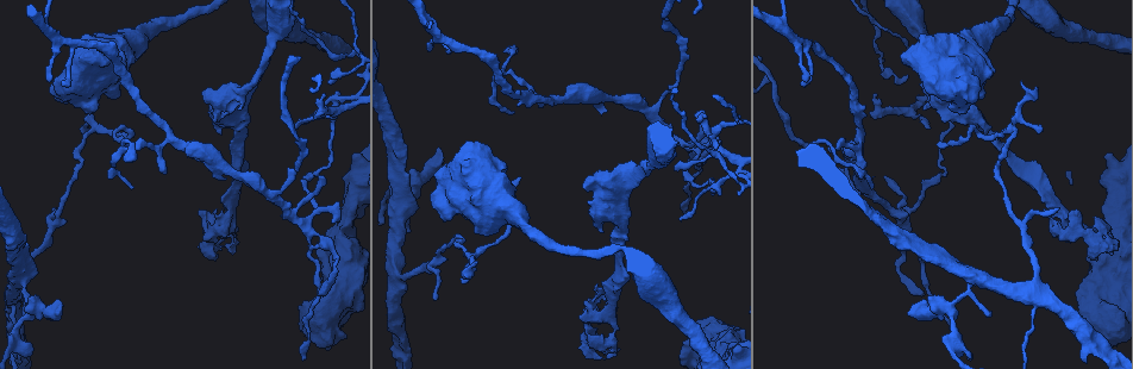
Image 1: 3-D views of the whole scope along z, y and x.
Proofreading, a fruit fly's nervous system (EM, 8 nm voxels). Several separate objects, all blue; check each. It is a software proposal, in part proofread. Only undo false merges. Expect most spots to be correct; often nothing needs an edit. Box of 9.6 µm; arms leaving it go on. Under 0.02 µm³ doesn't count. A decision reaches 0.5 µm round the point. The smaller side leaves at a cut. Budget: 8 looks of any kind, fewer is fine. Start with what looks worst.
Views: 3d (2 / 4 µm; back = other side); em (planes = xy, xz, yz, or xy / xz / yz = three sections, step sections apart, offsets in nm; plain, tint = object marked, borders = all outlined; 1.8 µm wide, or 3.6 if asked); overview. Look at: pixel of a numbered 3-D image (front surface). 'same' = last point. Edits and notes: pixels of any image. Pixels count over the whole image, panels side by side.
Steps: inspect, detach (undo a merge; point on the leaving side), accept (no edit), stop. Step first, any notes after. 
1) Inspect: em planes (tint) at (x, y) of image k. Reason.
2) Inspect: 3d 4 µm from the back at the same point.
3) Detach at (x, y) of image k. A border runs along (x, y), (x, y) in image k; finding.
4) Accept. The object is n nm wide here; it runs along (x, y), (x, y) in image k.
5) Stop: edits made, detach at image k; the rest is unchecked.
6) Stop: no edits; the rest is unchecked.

Inspect: 3d 4 µm at (90, 133) of image 1. Side arm on a straight run.

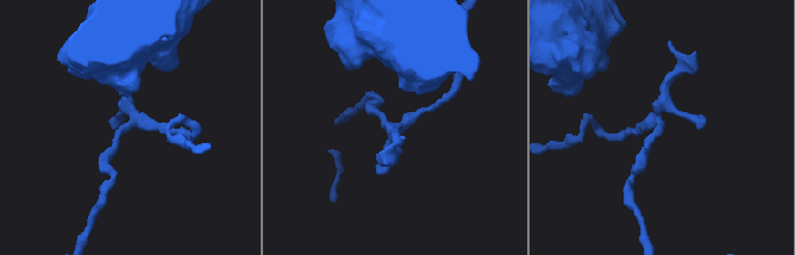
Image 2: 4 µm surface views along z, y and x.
Inspect: em yz step 16 (tint) at (660, 130) of image 2. Now the EM.

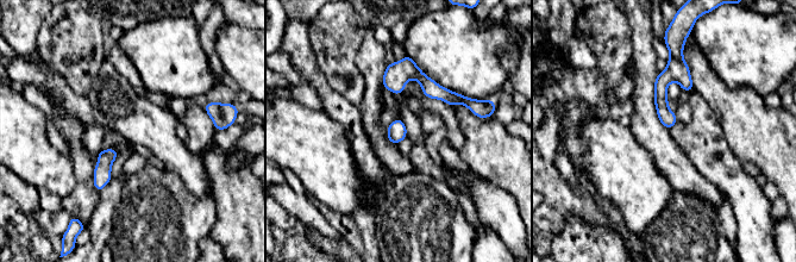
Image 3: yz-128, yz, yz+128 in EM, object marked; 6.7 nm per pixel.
Inspect: em xz step 4 (tint) at the same point. Cut it another way.

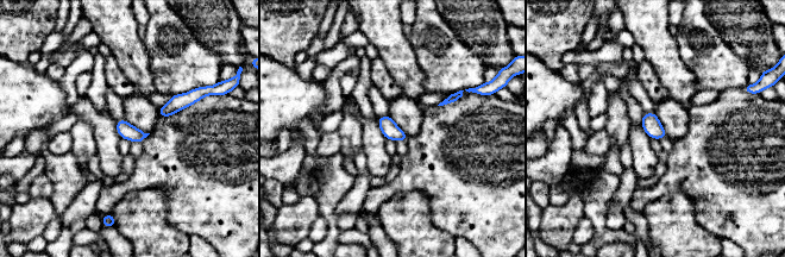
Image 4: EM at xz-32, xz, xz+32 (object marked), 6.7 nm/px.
Accept. The object is 110 nm wide here; one neuron here.

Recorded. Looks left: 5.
Inspect: 3d 4 µm from the back at (611, 313) of image 1. Narrows sharply.

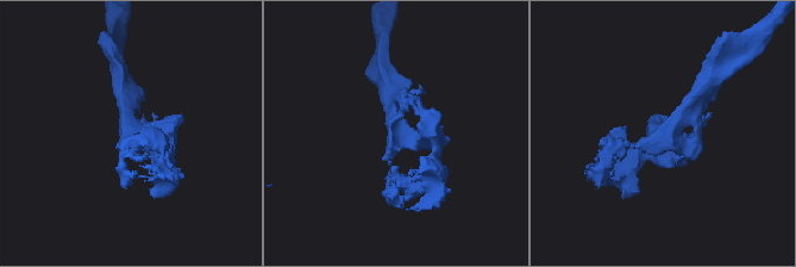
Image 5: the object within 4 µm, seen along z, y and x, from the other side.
Inspect: em yz step 4 (tint) at (135, 129) of image 5.

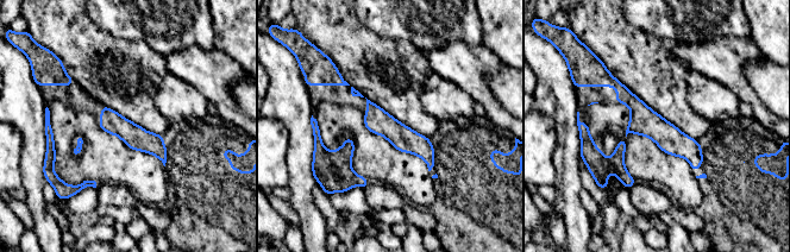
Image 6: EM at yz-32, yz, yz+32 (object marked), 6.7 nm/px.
Inspect: em planes (borders) at the same point.

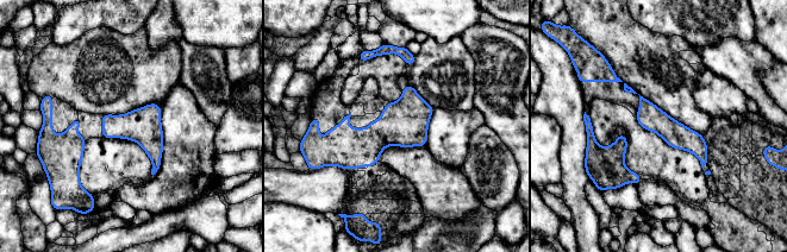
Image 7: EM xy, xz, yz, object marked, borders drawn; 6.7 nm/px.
Accept. It runs along (610, 79), (635, 92), (704, 159) in image 7; all the same neuron.

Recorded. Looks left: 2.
Inspect: em planes (tint) at (612, 184) of image 1.

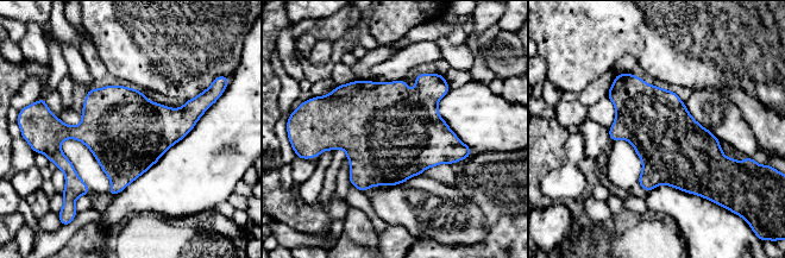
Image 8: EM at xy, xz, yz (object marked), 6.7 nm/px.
Accept. One neuron here.

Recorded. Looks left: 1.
Stop: no edits; the rest is unchecked.

